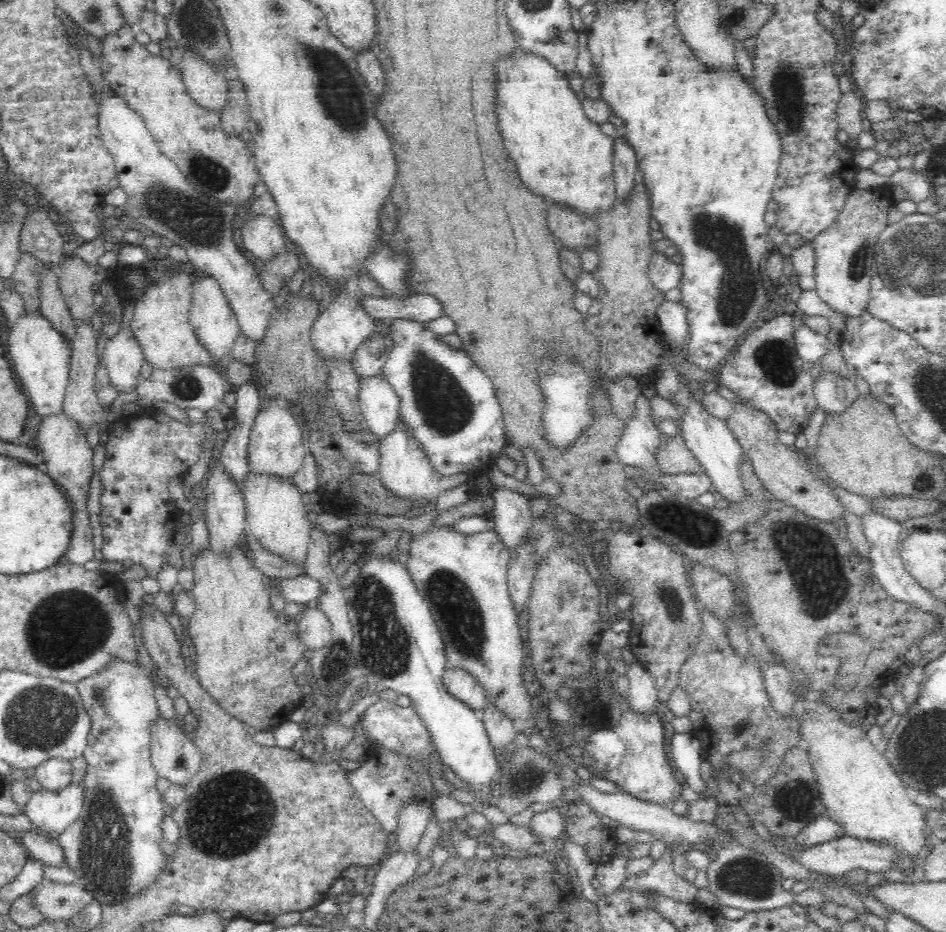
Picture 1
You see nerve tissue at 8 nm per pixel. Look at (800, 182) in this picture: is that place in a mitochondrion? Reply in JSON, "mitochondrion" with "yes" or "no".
{"mitochondrion":"no"}

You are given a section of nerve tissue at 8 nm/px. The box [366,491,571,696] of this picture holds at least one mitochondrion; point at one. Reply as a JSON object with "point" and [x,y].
{"point":[461,617]}

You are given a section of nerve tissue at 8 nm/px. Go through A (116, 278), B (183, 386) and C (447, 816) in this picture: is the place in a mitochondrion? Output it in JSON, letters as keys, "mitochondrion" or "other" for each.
{"A":"other","B":"mitochondrion","C":"other"}

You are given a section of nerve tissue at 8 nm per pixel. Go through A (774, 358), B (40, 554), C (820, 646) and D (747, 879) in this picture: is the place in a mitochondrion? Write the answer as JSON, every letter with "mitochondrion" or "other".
{"A":"mitochondrion","B":"other","C":"other","D":"mitochondrion"}

